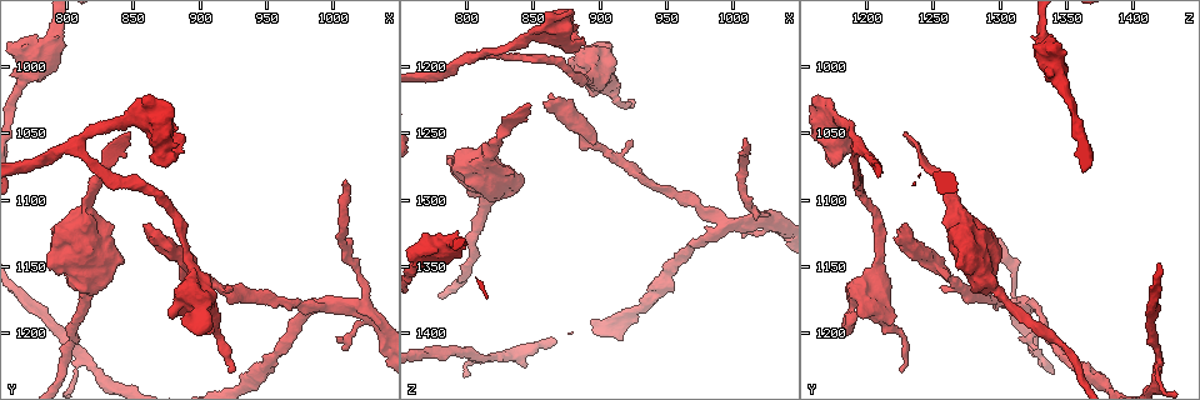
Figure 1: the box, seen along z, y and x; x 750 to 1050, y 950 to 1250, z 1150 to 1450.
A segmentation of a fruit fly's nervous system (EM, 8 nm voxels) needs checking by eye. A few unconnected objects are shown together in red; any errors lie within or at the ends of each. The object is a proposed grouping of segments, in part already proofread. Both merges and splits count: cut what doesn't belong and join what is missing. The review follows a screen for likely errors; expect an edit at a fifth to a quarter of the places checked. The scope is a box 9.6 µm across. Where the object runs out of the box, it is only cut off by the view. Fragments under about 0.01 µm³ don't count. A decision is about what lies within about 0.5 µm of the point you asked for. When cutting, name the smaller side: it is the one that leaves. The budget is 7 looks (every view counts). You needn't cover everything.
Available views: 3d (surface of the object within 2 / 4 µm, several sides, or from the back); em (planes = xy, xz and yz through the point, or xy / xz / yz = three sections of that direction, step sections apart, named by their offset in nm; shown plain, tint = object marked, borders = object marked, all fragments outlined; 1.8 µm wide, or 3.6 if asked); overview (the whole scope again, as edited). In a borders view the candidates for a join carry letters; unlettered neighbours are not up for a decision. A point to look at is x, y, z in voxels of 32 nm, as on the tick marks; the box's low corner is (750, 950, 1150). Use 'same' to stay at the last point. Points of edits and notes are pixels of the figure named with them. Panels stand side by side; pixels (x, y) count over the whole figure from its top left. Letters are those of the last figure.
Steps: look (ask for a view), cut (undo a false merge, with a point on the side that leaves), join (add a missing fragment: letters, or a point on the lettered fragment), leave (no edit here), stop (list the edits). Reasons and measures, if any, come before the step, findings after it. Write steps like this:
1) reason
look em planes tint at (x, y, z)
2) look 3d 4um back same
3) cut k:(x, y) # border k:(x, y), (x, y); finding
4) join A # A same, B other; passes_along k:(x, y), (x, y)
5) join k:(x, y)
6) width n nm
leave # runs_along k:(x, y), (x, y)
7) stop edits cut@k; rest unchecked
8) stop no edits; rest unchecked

an open end
look em planes borders at (922, 1228, 1226)

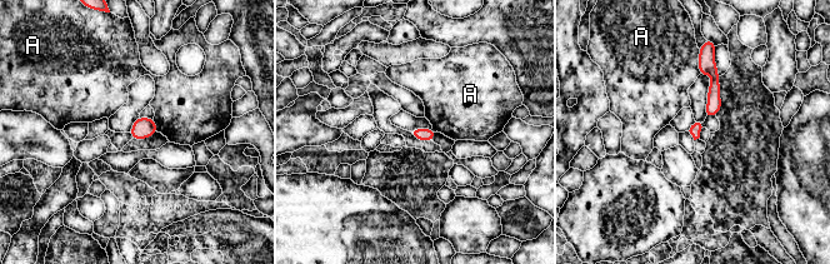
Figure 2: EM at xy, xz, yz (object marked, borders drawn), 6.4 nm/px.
longest_contact A 170 nm
leave # A other; no lettered fragment goes on from it

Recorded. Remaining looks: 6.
end of a long branch
look 3d 2um at (848, 1050, 1228)

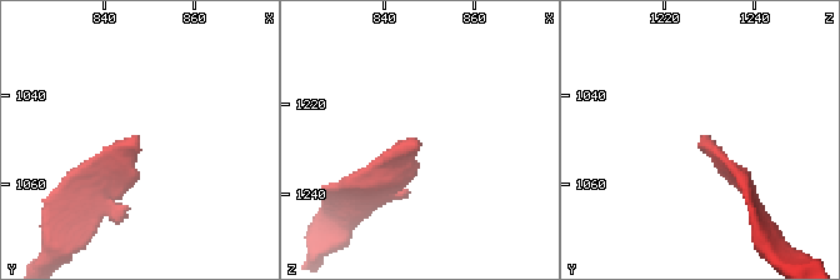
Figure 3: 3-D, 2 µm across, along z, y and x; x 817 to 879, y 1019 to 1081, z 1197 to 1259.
need the tissue
look em planes tint at (847, 1050, 1229)

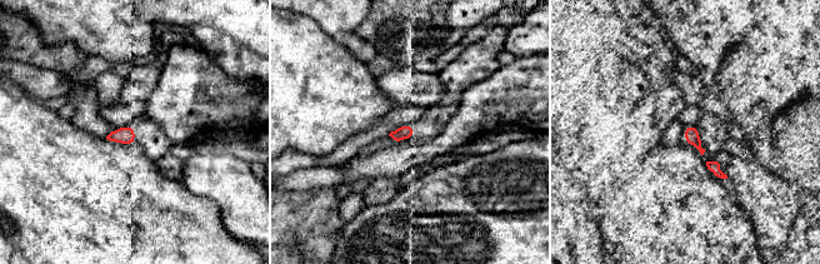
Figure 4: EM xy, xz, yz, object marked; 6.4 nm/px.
look em planes borders same

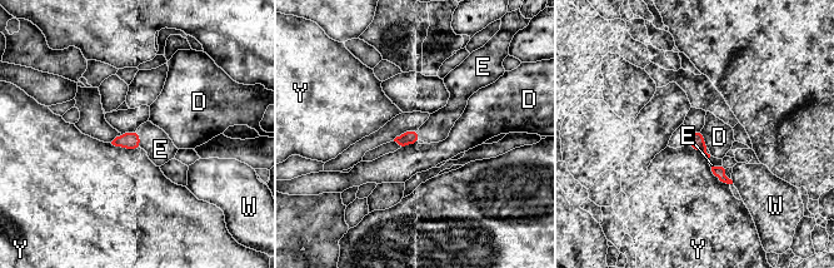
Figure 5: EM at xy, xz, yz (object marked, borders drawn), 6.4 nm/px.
width 100 nm
join E # D other, E same, W other, Y other; the neuron continues

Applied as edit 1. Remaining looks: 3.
redraw
look overview

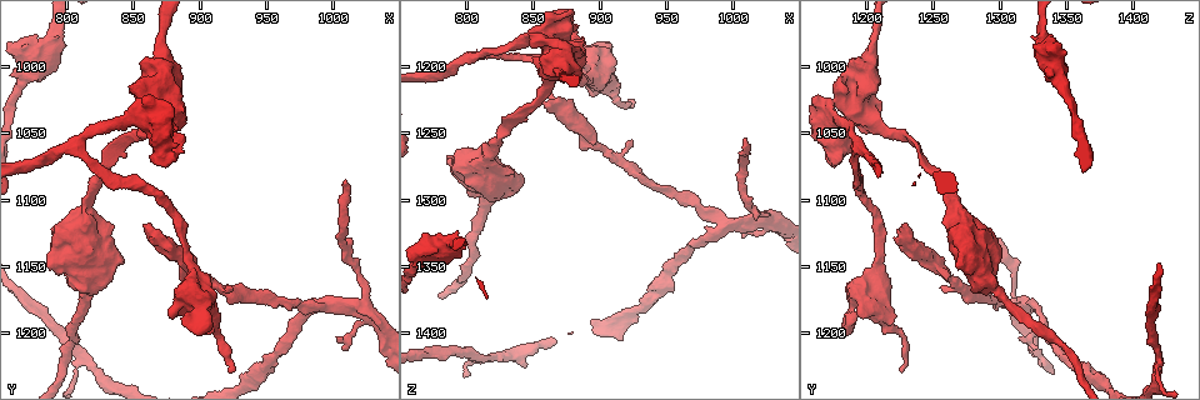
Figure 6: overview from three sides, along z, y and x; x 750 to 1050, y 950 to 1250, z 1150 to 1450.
calibre changes
look 3d 4um at (820, 1142, 1284)

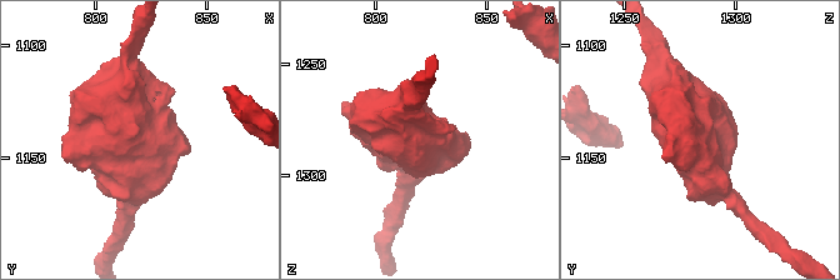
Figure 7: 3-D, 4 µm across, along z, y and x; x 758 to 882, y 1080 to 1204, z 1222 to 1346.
look em 3.6um planes borders at (823, 1142, 1284)

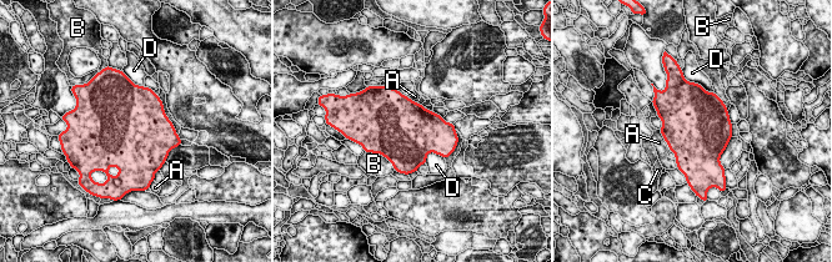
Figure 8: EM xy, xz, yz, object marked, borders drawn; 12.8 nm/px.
leave # A other, B other, C other, D other; border 8:(444, 159), (430, 152), (425, 162); one neuron here

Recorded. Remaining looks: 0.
stop edits join@5; rest unchecked

